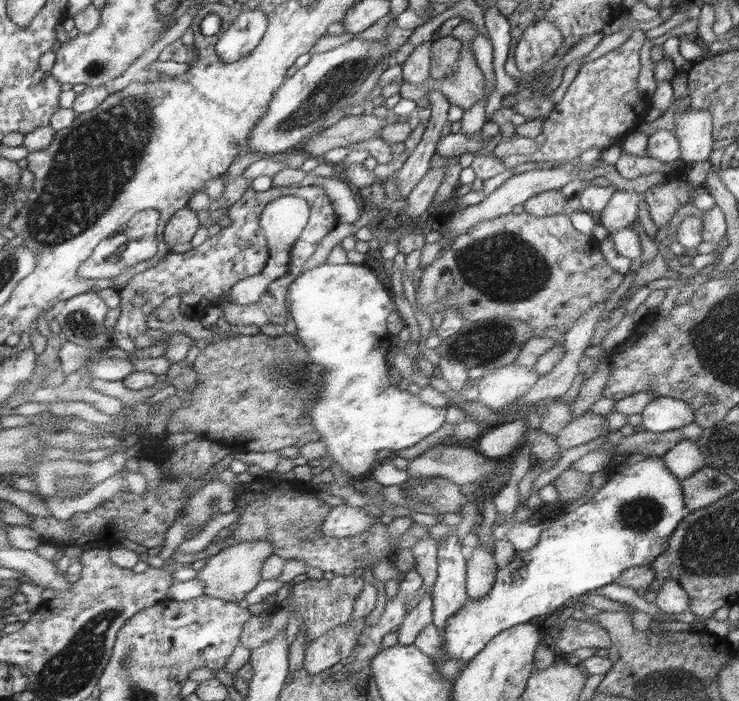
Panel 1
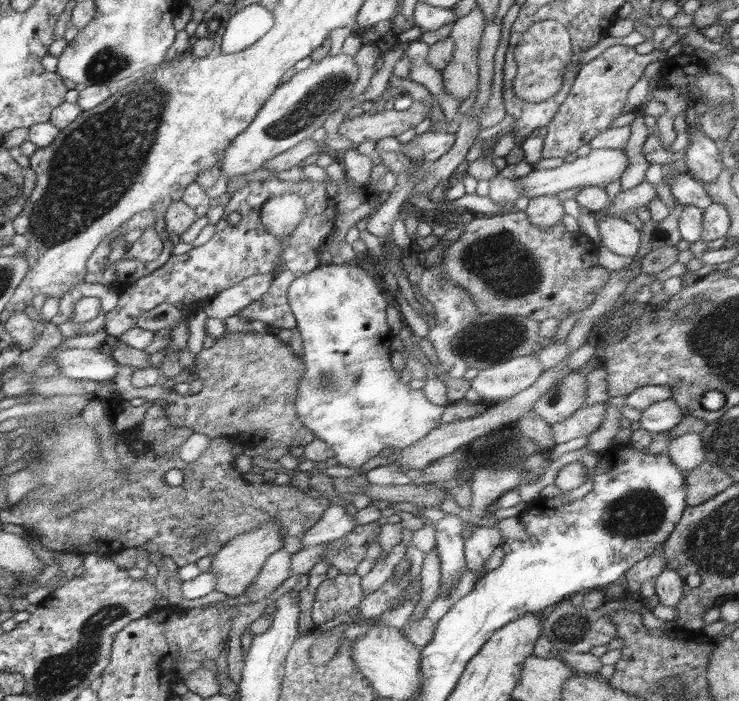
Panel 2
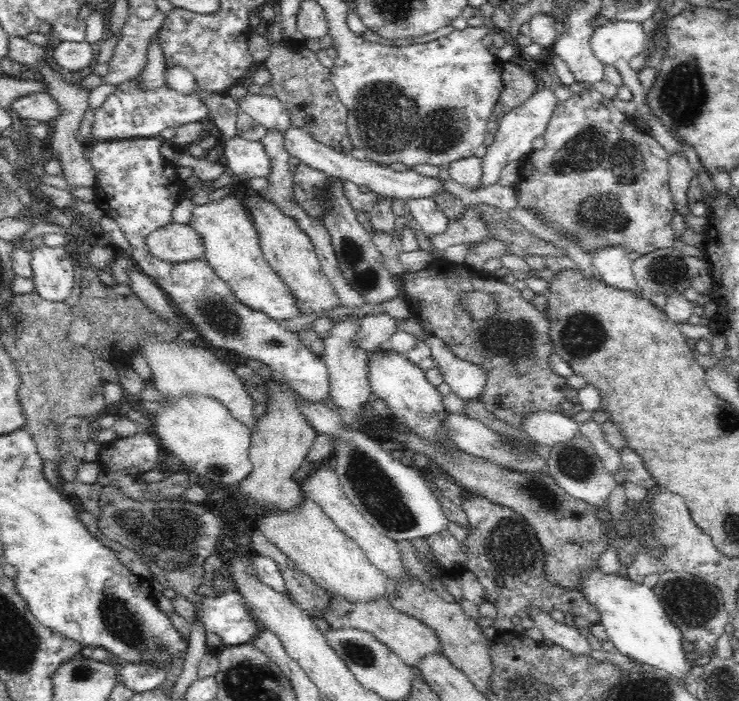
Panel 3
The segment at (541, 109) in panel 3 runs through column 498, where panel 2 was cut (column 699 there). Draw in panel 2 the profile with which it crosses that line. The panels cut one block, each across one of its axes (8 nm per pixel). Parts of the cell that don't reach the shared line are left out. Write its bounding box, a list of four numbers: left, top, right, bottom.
[684,128,722,184]

